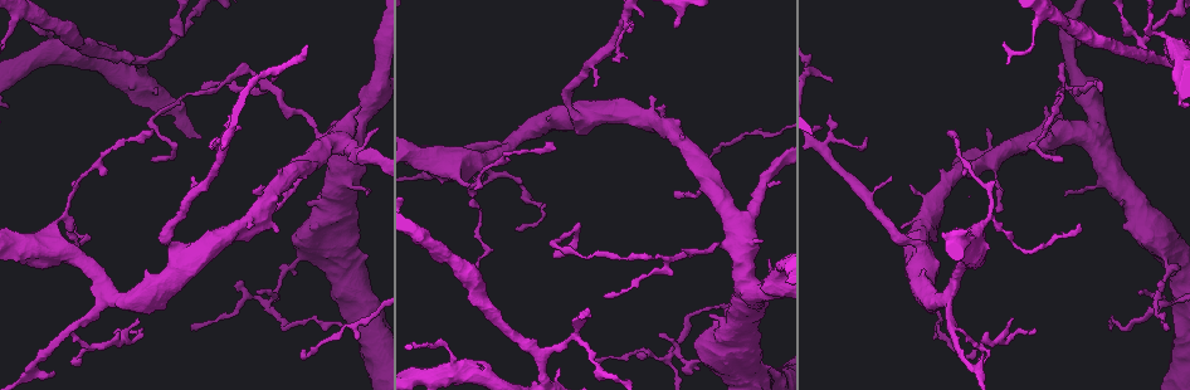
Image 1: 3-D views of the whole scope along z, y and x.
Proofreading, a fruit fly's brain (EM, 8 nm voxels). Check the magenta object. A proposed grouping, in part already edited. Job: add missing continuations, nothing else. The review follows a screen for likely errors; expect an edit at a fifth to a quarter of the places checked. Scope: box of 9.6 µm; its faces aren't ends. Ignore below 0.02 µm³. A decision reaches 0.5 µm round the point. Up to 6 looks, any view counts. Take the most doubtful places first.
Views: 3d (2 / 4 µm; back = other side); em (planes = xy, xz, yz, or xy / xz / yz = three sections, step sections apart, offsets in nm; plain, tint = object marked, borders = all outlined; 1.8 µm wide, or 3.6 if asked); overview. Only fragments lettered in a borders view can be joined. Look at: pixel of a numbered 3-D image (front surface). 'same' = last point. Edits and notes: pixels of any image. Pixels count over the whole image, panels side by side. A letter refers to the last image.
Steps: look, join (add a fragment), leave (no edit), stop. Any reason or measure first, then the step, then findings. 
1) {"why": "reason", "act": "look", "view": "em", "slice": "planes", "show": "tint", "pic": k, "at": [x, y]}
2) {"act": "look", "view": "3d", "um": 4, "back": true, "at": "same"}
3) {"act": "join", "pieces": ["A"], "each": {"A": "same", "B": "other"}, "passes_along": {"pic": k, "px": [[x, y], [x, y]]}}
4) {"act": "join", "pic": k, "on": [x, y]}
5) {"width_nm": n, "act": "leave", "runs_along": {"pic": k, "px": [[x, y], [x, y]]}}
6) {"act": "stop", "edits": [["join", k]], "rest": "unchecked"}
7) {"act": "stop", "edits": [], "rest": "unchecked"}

{"why": "an open end", "act": "look", "view": "3d", "um": 4, "pic": 1, "at": [769, 260]}

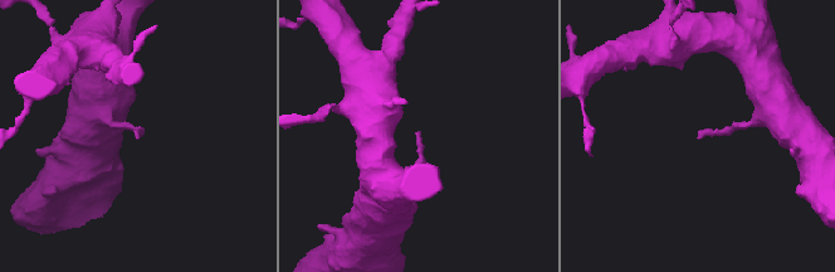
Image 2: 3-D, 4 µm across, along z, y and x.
{"why": "shape alone is not enough", "act": "look", "view": "em", "slice": "planes", "show": "borders", "pic": 2, "at": [139, 136]}

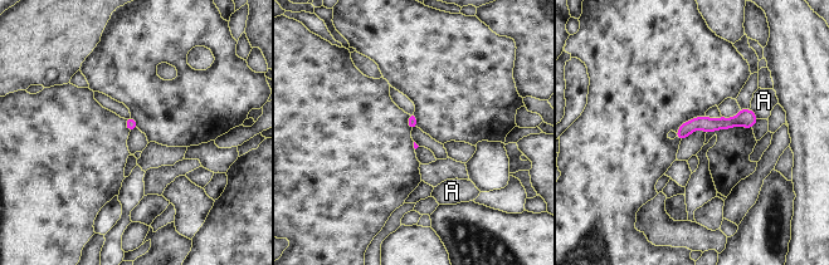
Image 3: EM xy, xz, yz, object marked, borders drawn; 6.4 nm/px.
{"act": "leave", "each": {"A": "other"}, "border": {"pic": 3, "px": [[750, 108], [759, 118]]}, "found": "no lettered fragment goes on from it"}

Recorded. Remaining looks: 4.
{"why": "free end", "act": "look", "view": "3d", "um": 2, "pic": 1, "at": [675, 190]}

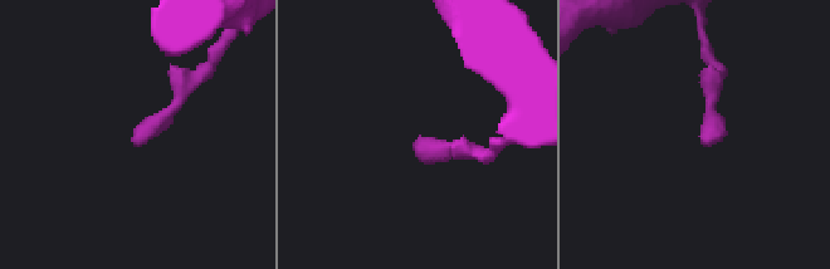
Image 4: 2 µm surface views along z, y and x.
{"why": "now the EM", "act": "look", "view": "em", "slice": "xz", "step": 4, "show": "tint", "pic": 4, "at": [704, 136]}

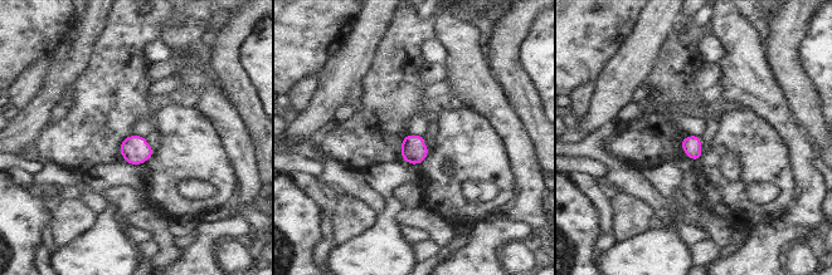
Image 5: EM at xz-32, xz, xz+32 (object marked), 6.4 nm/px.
{"why": "another direction", "act": "look", "view": "em", "slice": "planes", "show": "borders", "at": "same"}

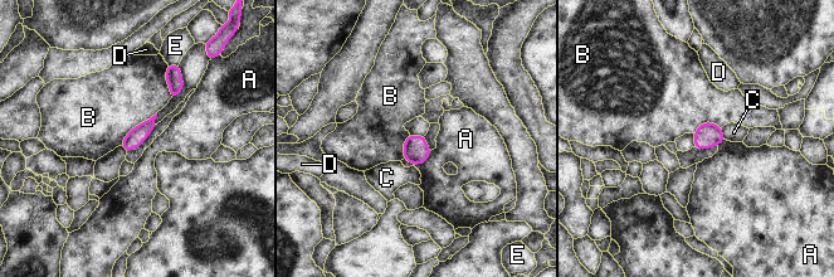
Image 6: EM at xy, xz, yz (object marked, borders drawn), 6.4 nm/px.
{"longest_contact_nm": ["B", 320], "act": "leave", "each": {"A": "other", "B": "other", "C": "other", "D": "other", "E": "other"}, "border": {"pic": 6, "px": [[156, 112], [132, 127], [120, 145]]}, "found": "no lettered fragment goes on from it"}

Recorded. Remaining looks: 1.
{"why": "free end", "act": "look", "view": "em", "slice": "planes", "show": "borders", "pic": 1, "at": [949, 131]}

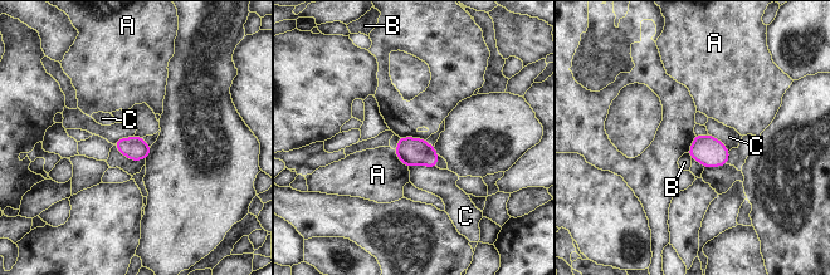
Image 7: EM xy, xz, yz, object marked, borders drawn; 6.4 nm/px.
{"width_nm": 150, "act": "leave", "each": {"A": "other", "B": "other", "C": "other"}, "border": {"pic": 7, "px": [[435, 166], [411, 165], [409, 167]]}, "found": "none of them fits"}

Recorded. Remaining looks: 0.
{"act": "stop", "edits": [], "rest": "unchecked"}

